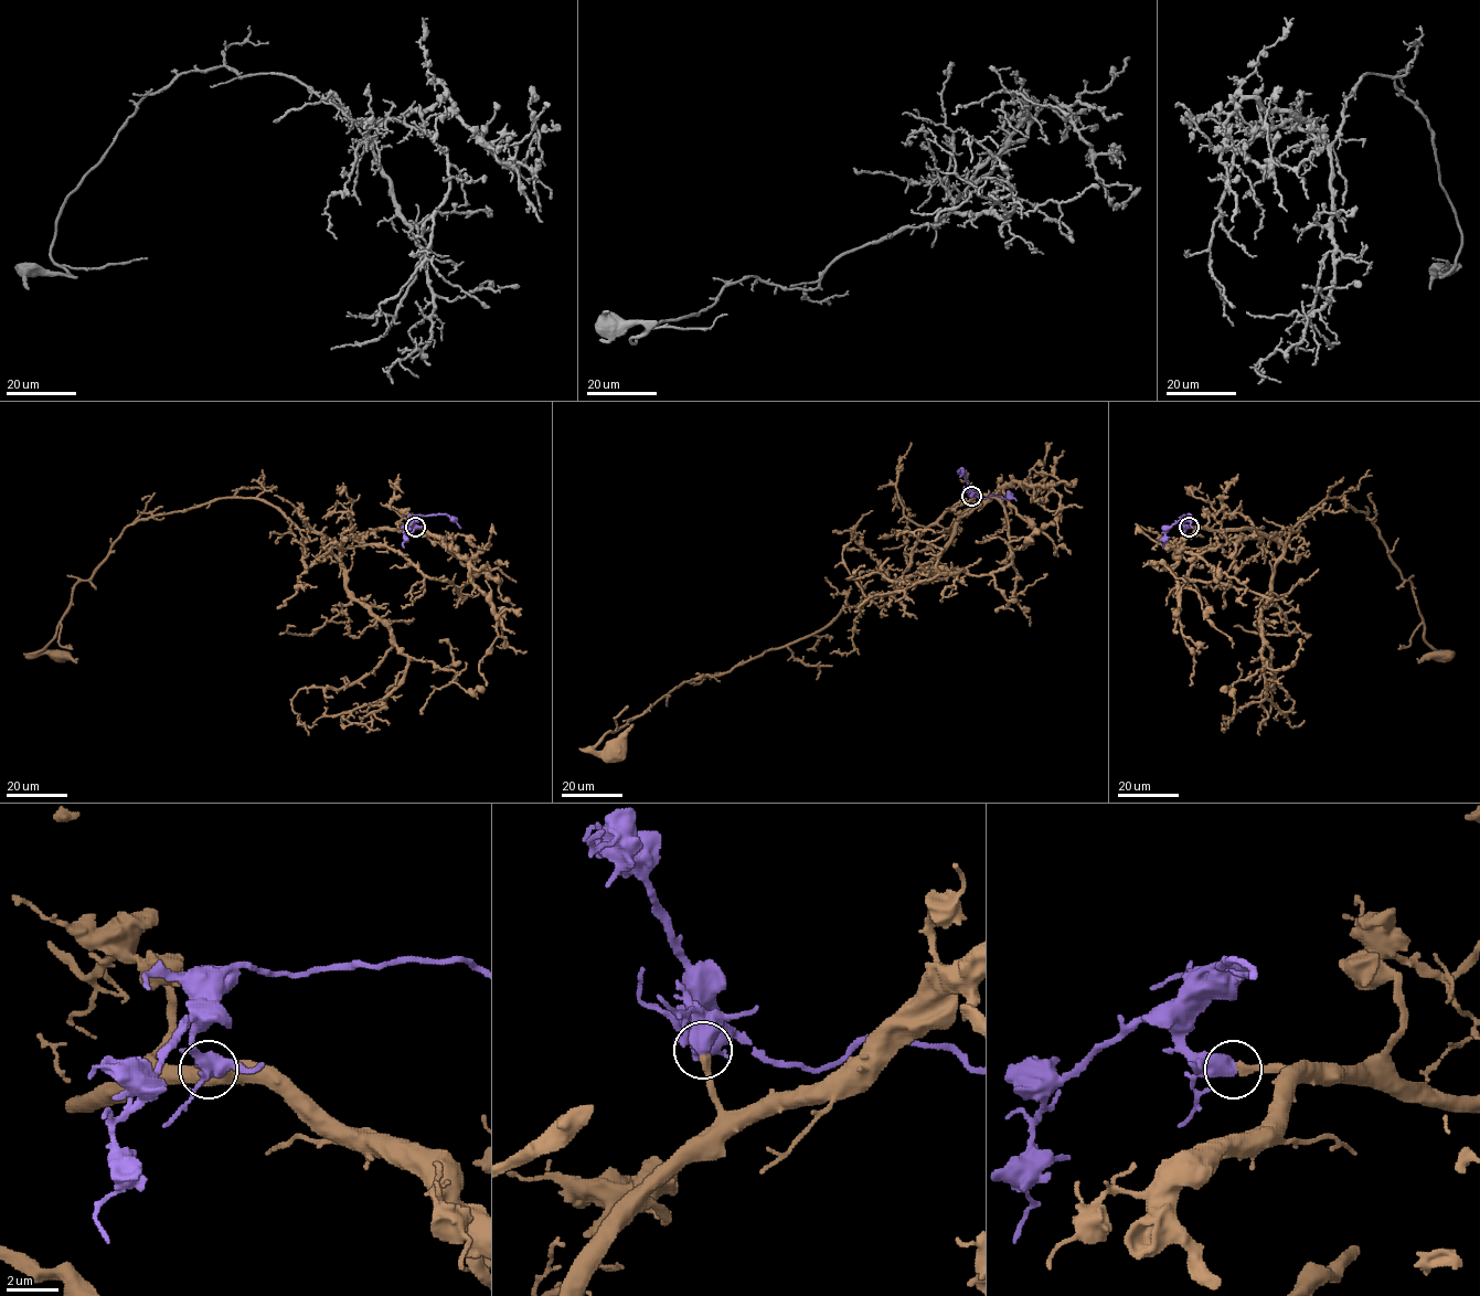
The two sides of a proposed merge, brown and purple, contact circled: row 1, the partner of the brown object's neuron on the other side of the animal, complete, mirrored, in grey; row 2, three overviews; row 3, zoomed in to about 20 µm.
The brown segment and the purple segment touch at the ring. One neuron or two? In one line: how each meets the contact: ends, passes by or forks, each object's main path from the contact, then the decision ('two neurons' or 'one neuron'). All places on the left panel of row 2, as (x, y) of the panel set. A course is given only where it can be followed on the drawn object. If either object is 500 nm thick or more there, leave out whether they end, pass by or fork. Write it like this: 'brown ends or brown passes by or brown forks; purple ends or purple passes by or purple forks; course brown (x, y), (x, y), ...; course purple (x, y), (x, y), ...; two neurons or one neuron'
course brown (415, 527), (333, 541), (252, 498), (139, 519), (74, 586), (55, 636), (36, 654), (59, 655); course purple (415, 527), (414, 521), (419, 514), (445, 513), (460, 528); one neuron

